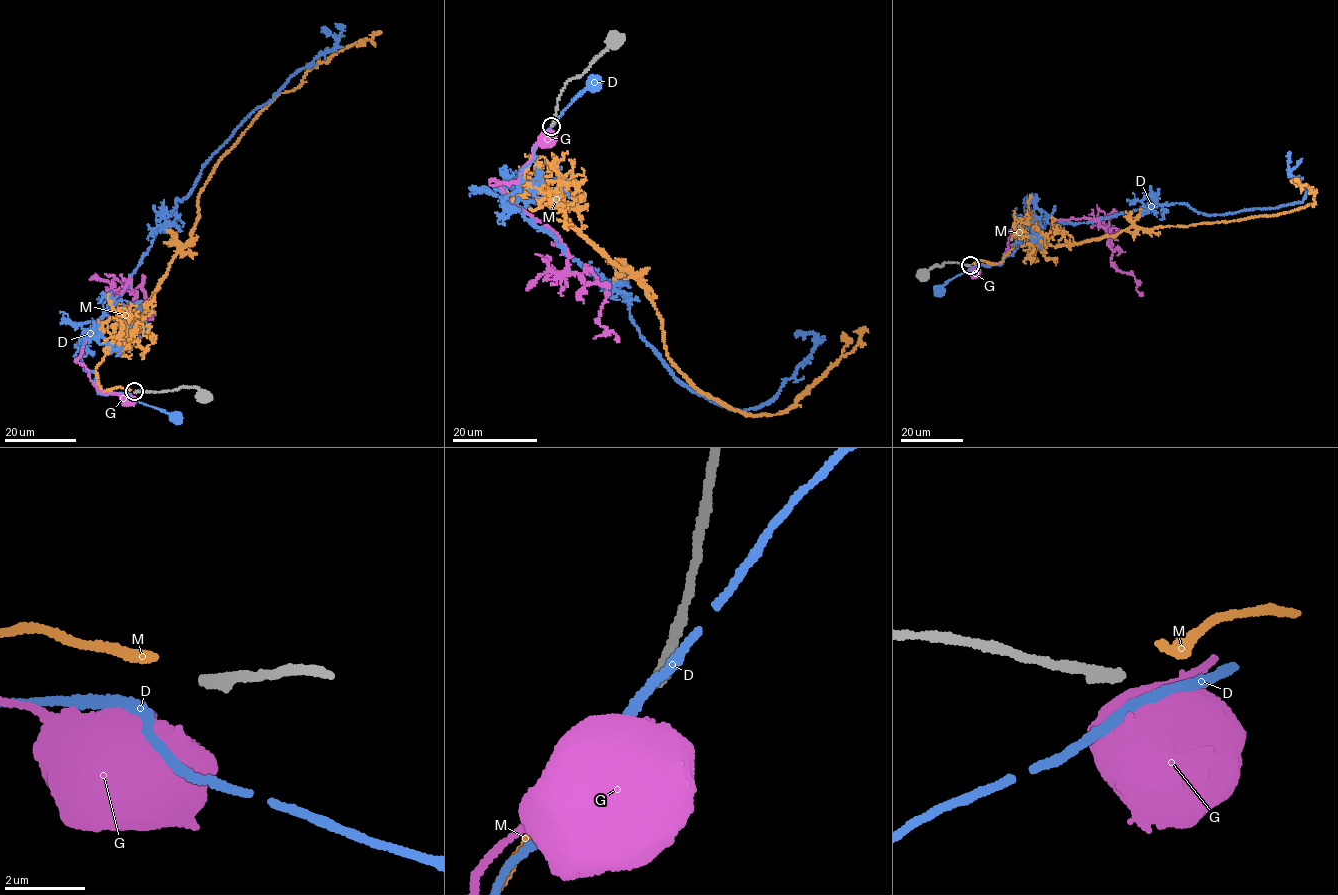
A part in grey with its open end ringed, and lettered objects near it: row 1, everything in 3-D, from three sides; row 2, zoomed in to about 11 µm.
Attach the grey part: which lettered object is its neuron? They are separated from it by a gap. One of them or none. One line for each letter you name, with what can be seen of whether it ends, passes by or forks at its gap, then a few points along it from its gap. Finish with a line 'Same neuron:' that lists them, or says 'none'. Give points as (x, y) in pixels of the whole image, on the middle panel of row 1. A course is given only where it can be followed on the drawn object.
M: it ends there; it runs (547, 132), (517, 185), (540, 189), (645, 288), (667, 356), (699, 390), (750, 415), (785, 412), (865, 327)
Same neuron: M

